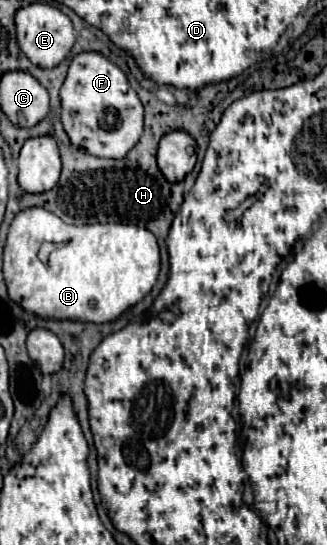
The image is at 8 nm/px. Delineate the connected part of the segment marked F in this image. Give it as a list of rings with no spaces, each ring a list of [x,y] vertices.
[[[97,51],[79,53],[73,57],[67,71],[67,79],[61,87],[61,123],[75,147],[81,147],[95,157],[121,159],[139,141],[143,133],[143,105],[133,87],[129,85],[127,75],[115,63],[111,63],[105,55]]]

